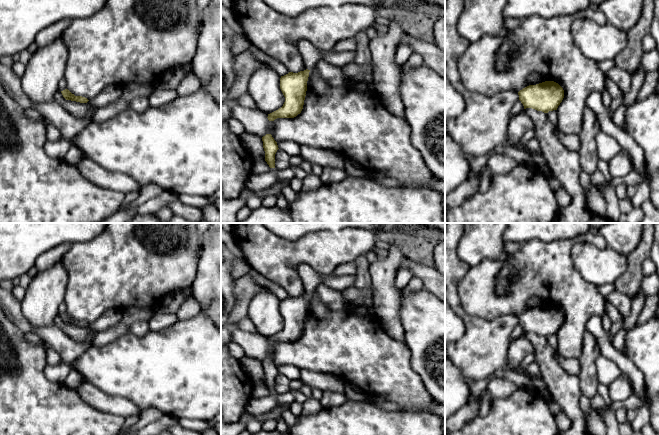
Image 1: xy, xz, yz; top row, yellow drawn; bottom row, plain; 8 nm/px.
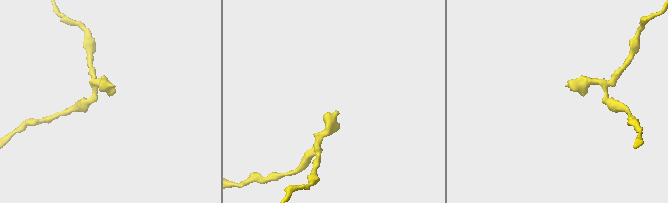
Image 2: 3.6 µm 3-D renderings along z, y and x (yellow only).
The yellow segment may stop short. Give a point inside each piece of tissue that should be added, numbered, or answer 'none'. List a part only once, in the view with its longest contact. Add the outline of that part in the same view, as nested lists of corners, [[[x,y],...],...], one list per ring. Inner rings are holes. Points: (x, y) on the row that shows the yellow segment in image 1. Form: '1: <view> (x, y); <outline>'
1: xz (310, 55); [[[301,40],[298,42],[297,47],[300,52],[304,68],[312,70],[320,60],[323,60],[319,49],[314,47],[309,41]]]

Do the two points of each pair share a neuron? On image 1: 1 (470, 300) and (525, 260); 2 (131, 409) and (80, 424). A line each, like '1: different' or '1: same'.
1: same
2: different

